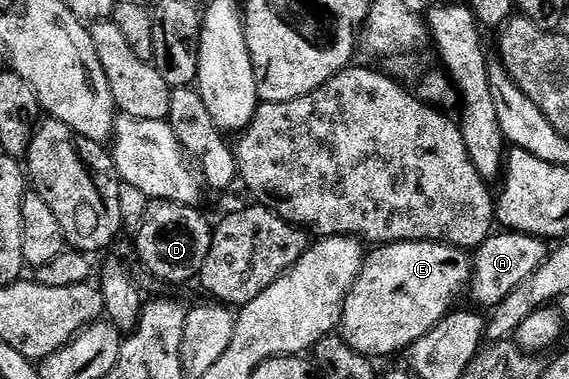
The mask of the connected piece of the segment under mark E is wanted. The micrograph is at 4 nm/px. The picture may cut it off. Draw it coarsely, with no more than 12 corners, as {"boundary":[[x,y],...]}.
{"boundary":[[463,247],[369,251],[344,300],[345,342],[411,349],[474,276]]}

